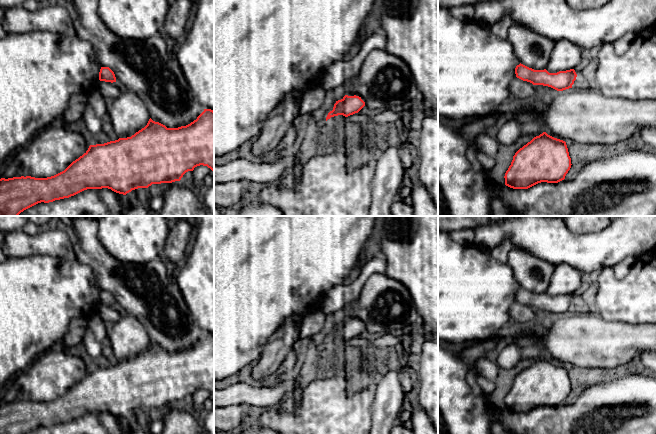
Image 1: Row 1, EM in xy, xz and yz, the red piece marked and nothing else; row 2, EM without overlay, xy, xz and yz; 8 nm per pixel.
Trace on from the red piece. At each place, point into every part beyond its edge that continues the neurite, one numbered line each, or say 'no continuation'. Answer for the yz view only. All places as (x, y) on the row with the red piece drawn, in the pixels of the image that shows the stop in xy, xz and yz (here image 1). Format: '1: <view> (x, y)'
no continuation

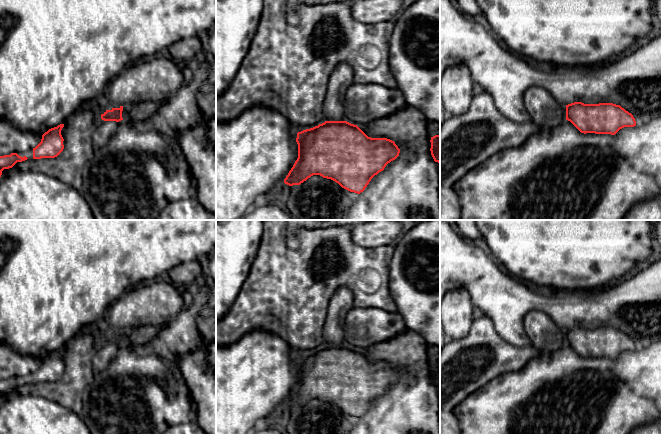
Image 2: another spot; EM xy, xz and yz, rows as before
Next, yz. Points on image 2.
no continuation

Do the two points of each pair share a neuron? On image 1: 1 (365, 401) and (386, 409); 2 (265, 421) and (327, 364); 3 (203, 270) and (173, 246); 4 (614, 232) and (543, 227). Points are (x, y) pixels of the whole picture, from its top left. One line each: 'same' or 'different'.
1: different
2: different
3: different
4: same

